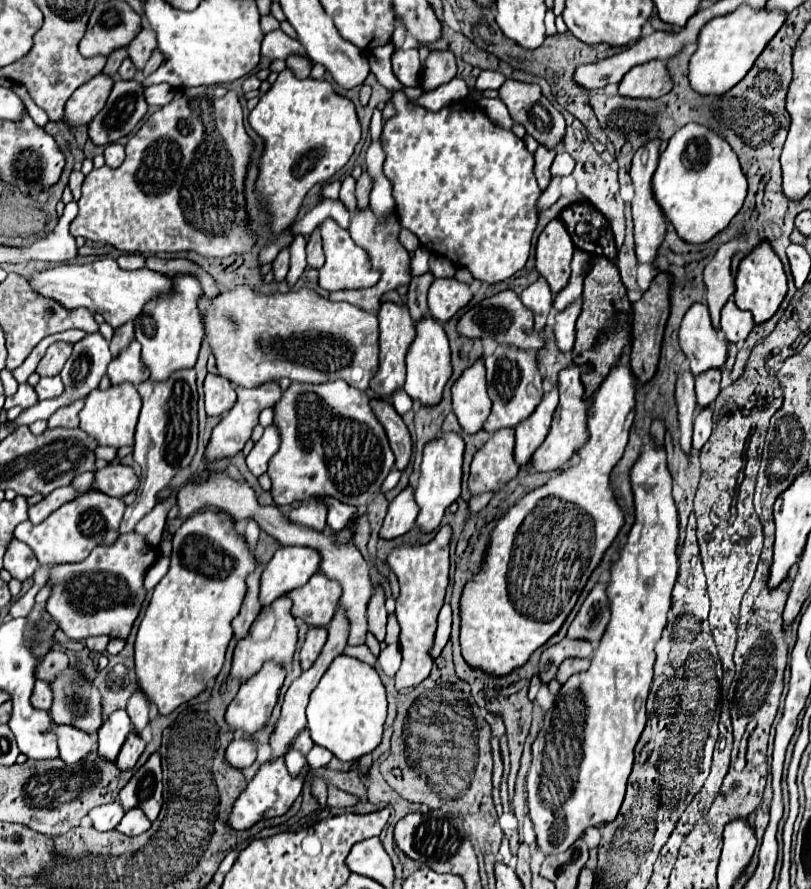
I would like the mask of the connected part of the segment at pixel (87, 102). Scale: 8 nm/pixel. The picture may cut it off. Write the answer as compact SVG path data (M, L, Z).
M101 73L85 85L81 85L65 105L65 121L73 123L73 127L89 125L95 119L95 115L103 109L111 87L113 79Z

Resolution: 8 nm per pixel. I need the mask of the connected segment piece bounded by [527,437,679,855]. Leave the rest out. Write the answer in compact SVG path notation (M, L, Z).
M653 437L649 439L649 443L643 445L643 451L639 455L639 459L635 461L635 465L631 467L629 471L629 481L631 481L631 491L633 491L633 505L635 505L635 523L633 527L629 529L627 533L627 543L621 547L619 551L619 559L613 561L611 565L611 581L607 585L607 597L609 597L609 609L611 609L611 621L605 629L605 635L601 637L599 641L599 647L593 651L593 657L591 657L591 665L587 671L581 671L577 675L571 675L567 683L561 685L559 689L559 695L553 703L553 707L545 713L545 725L537 737L537 741L541 745L533 745L533 763L531 763L531 769L529 769L529 775L527 775L527 807L529 807L529 815L531 815L531 821L533 821L533 827L535 827L535 835L537 835L537 845L539 849L543 851L543 855L549 855L549 853L561 853L565 851L565 847L573 845L583 833L587 827L591 825L599 825L599 823L609 823L613 821L617 815L619 815L619 809L621 809L621 803L625 799L625 785L627 785L627 777L631 773L631 767L633 767L633 749L635 749L635 743L639 741L643 729L645 729L645 721L647 721L647 713L645 713L645 701L647 701L647 695L649 695L649 687L651 687L651 681L653 681L653 667L655 667L655 643L661 639L661 633L667 625L667 613L671 609L671 591L673 591L673 585L675 585L675 579L677 579L677 571L679 571L679 563L677 563L677 507L675 507L675 501L673 501L673 495L671 495L671 489L673 489L673 477L667 469L667 451L665 451L665 445L657 445L653 441Z

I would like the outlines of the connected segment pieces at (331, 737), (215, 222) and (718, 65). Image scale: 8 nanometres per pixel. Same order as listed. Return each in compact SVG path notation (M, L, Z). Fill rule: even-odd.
M339 655L311 693L307 705L307 727L317 745L329 749L341 761L355 761L379 745L385 715L387 699L379 673L355 657Z
M193 87L193 89L181 89L175 93L173 101L155 111L145 125L127 141L125 145L125 161L121 167L101 167L93 169L83 183L83 193L79 199L79 215L71 223L71 235L73 237L85 237L89 241L101 241L117 247L119 251L125 253L163 253L163 251L195 251L203 257L229 257L229 255L239 255L255 247L257 239L249 231L249 213L247 213L247 201L245 201L245 175L247 167L251 161L253 153L253 139L247 135L245 125L243 125L243 111L237 95L229 91L225 97L217 99L213 97L213 87Z
M741 5L729 15L711 19L699 35L697 51L689 61L689 81L691 87L699 95L723 95L733 89L753 67L755 59L767 47L767 43L775 37L775 33L785 23L787 13L783 11L767 11L767 9L751 9Z

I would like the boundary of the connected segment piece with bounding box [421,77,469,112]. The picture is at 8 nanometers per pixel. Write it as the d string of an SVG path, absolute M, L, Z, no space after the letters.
M454 77L449 83L443 84L433 91L424 92L421 95L421 105L430 111L439 111L454 102L464 100L469 93L465 81Z

